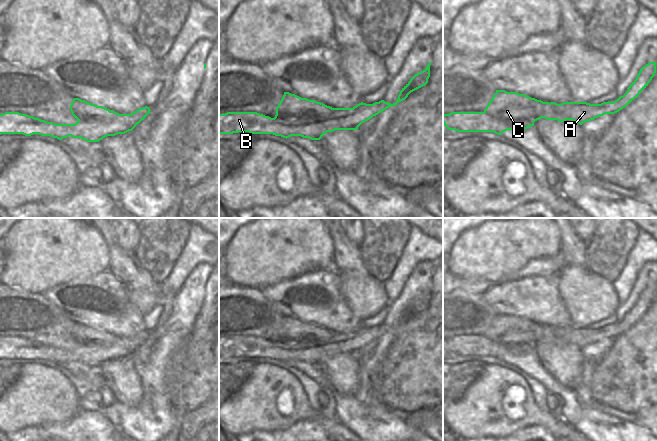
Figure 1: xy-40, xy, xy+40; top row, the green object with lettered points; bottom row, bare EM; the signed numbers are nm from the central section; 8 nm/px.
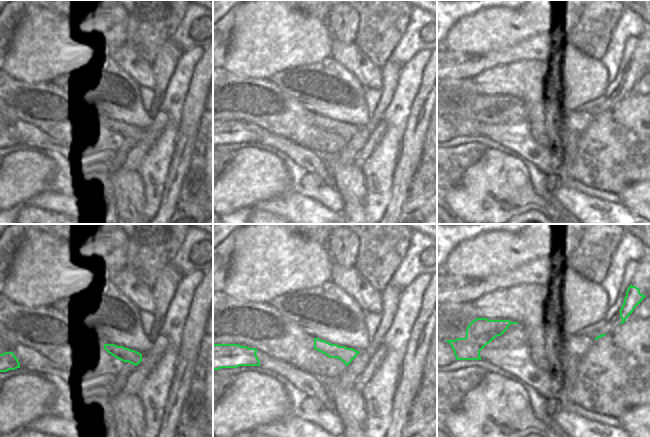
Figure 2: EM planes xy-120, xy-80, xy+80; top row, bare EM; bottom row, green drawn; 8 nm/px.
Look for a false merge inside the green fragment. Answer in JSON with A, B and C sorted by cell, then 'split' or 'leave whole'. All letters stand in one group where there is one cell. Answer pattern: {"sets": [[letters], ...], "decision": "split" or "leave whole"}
{"sets": [["A", "B"], ["C"]], "decision": "split"}

